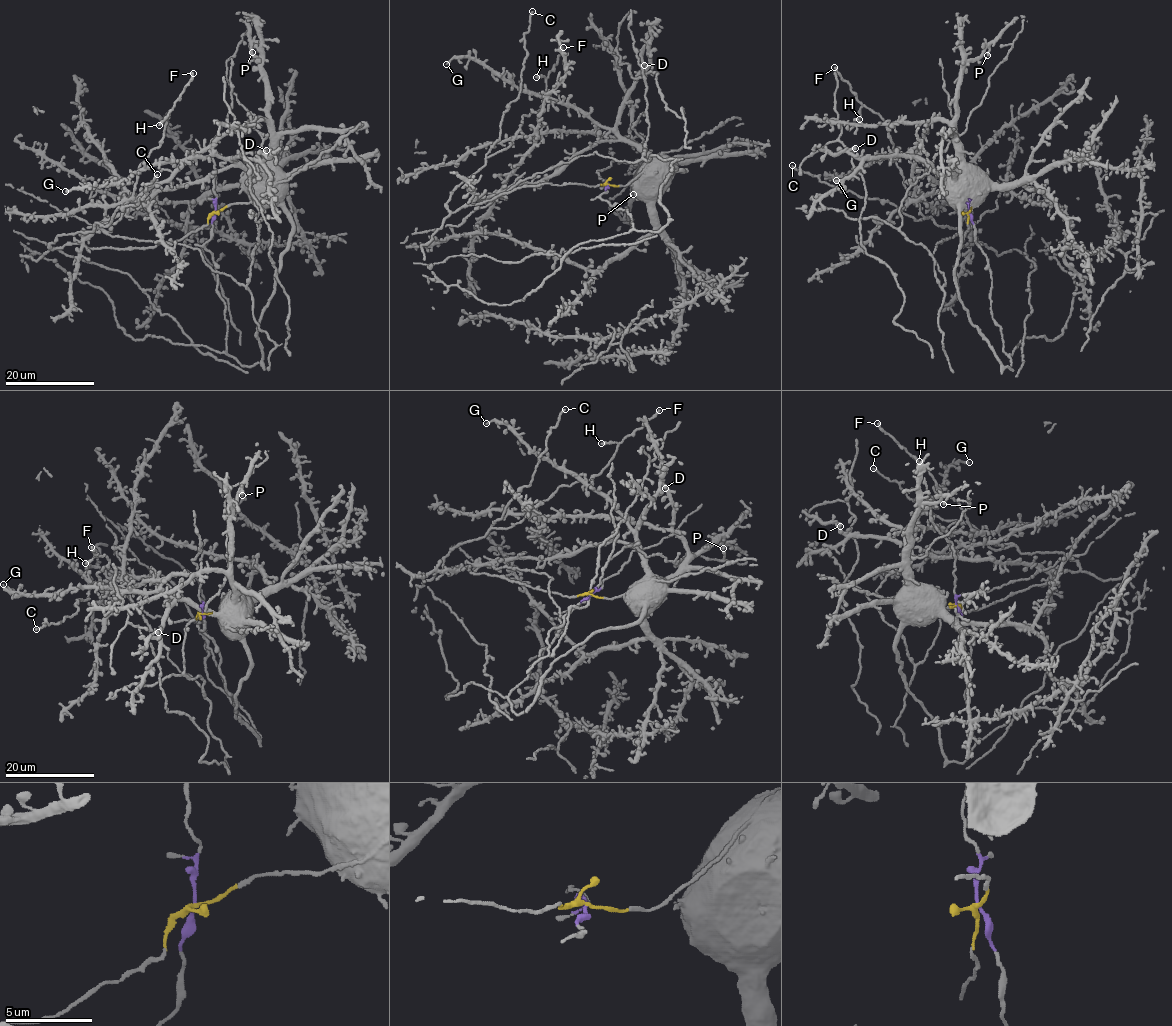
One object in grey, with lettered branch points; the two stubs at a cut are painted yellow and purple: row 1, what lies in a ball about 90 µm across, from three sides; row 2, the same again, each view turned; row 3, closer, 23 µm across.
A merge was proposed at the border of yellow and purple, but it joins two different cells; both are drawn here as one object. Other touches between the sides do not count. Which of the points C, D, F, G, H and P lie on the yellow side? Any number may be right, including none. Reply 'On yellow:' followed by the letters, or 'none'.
On yellow: C, F, H

